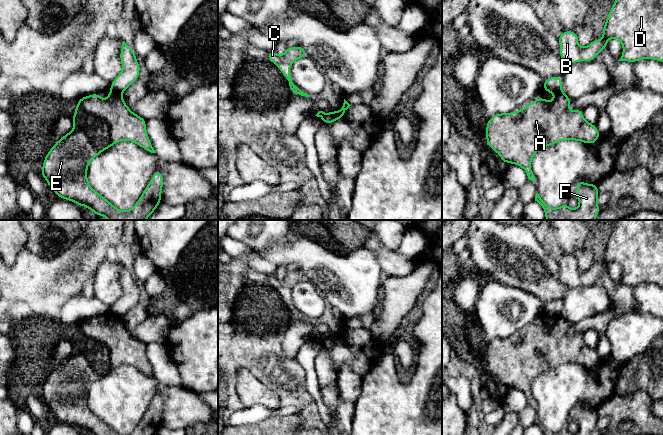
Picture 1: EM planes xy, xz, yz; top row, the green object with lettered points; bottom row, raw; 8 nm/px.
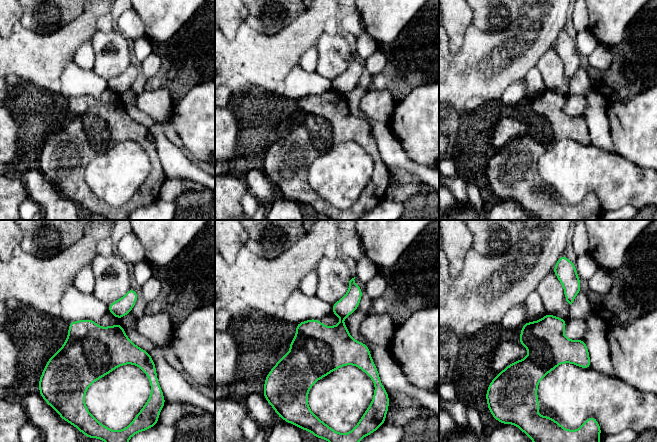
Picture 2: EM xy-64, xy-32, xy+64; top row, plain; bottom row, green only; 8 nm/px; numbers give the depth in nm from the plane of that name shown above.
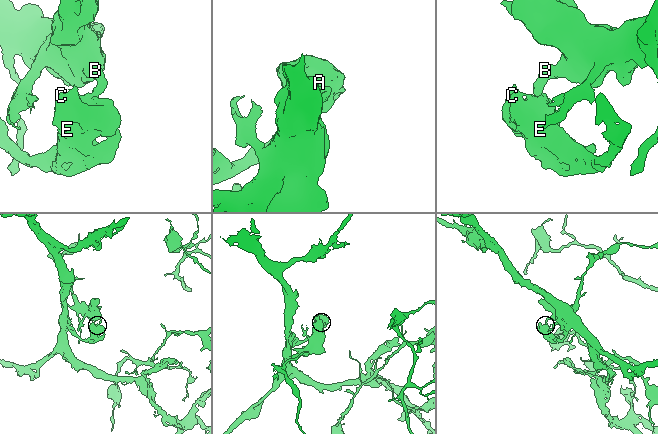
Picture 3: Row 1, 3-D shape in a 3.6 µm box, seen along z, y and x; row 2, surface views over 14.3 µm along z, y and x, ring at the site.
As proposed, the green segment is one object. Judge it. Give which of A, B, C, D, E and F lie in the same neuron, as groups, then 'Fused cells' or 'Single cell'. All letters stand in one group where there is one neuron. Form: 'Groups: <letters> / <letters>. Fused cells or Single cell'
Groups: A C E F / B D. Fused cells

